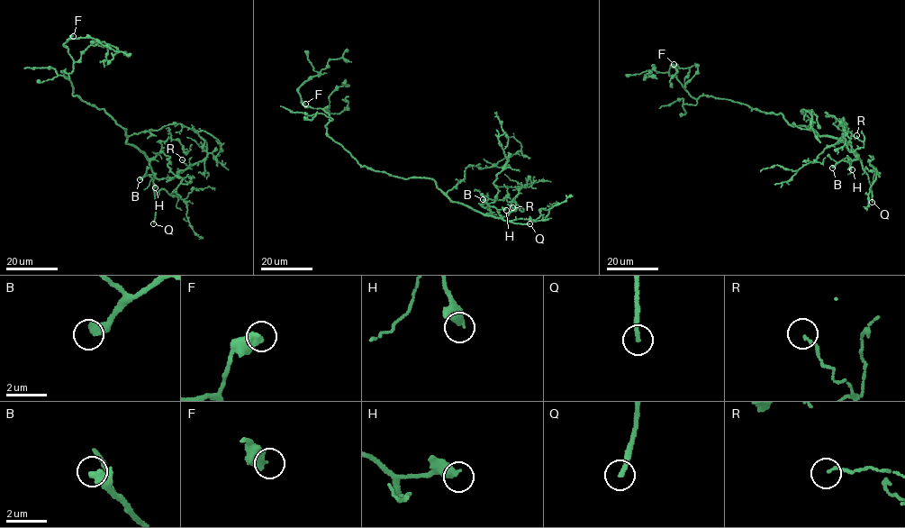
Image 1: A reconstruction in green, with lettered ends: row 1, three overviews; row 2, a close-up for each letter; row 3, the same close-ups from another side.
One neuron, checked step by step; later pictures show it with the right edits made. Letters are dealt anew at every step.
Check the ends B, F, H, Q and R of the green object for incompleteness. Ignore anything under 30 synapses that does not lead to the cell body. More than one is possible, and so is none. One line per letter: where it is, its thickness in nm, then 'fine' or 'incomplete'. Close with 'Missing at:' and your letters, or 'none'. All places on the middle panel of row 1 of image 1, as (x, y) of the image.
B: place (483, 199); calibre 480 nm; incomplete
F: place (305, 104); calibre 480 nm; fine
H: place (506, 210); calibre 500 nm; fine
Q: place (529, 223); calibre 190 nm; incomplete
R: place (512, 207); calibre 120 nm; fine
Missing at: B, Q

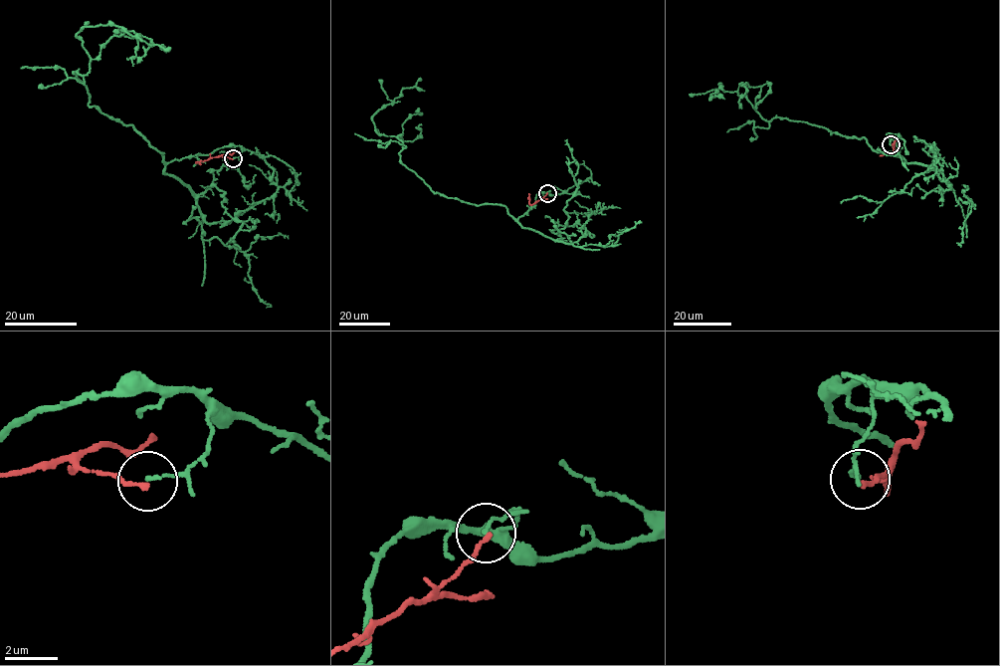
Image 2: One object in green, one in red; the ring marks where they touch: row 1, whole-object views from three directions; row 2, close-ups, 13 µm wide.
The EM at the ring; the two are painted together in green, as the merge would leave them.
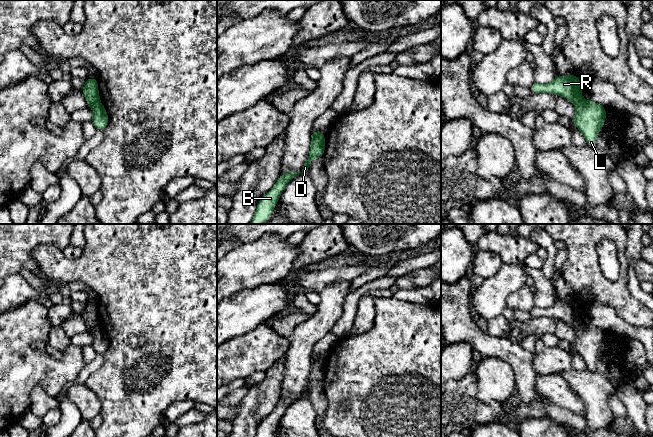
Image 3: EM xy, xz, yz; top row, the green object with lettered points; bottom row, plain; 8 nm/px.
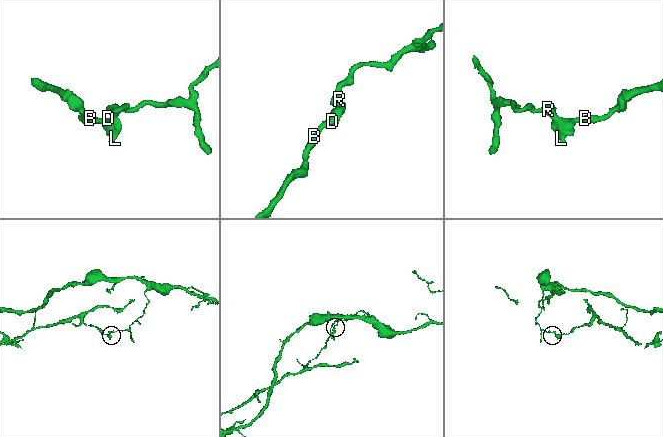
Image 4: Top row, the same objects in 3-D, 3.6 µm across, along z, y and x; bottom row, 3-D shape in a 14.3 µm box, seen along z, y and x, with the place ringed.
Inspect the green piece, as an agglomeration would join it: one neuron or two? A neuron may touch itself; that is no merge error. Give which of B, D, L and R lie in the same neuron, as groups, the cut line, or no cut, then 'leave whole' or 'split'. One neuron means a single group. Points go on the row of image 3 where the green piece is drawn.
groups B D L / R; cut xy (99, 101), (88, 105); split

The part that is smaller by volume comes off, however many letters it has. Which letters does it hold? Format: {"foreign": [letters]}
{"foreign": ["B", "D", "L"]}

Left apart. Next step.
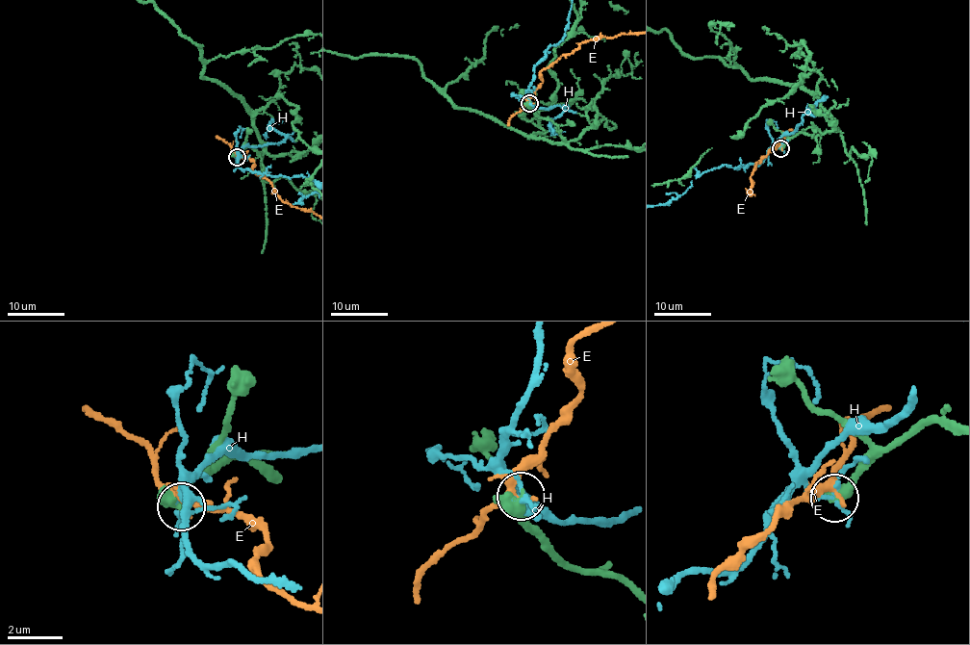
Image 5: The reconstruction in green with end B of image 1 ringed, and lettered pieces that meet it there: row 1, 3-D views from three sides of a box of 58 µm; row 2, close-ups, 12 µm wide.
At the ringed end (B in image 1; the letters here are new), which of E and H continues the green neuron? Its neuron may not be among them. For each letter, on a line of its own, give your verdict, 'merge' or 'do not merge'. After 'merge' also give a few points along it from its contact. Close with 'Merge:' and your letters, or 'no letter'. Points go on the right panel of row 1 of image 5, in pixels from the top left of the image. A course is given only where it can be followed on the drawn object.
E: do not merge
H: do not merge
Merge: no letter

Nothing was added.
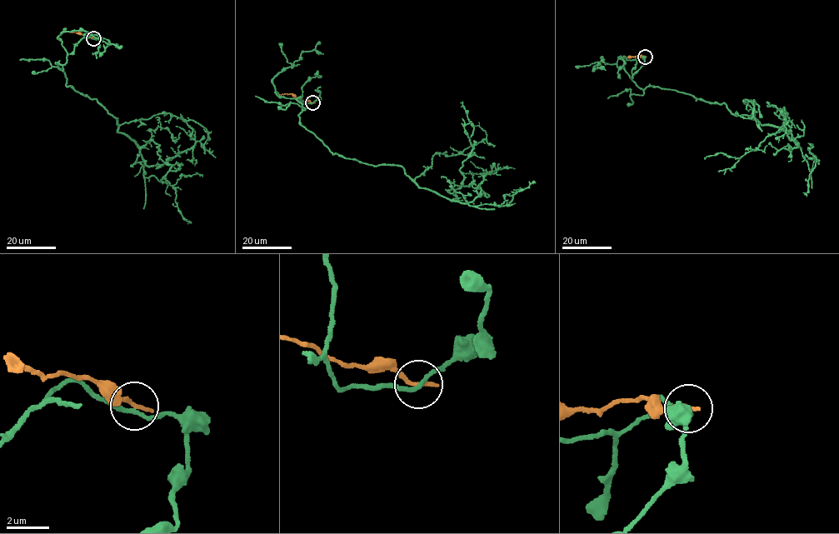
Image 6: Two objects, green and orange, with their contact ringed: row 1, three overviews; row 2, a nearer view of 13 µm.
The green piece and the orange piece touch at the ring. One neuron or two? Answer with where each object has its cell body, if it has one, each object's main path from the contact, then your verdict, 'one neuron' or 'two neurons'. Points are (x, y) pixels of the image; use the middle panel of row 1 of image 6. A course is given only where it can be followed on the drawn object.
green none | orange none | green via (312, 102), (297, 97), (299, 122), (333, 154), (402, 167), (417, 185), (451, 200), (472, 149), (462, 102) | orange via (312, 102), (292, 93), (279, 94) | two neurons

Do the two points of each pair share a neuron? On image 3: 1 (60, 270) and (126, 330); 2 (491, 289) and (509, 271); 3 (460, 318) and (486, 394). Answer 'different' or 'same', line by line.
1: same
2: same
3: different

